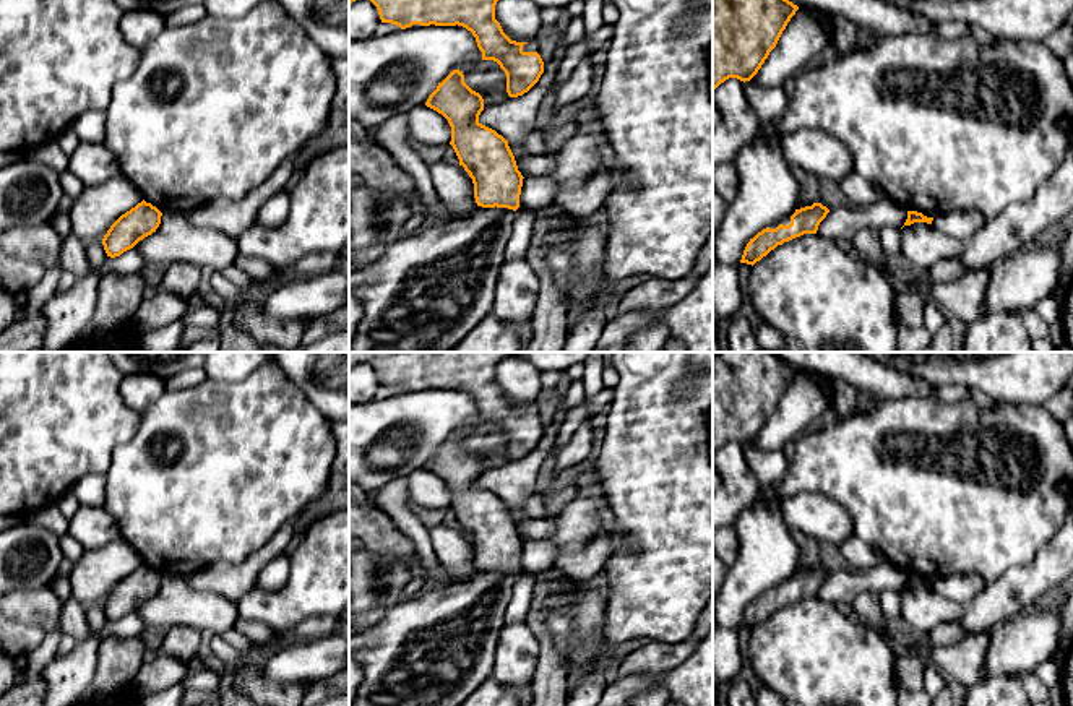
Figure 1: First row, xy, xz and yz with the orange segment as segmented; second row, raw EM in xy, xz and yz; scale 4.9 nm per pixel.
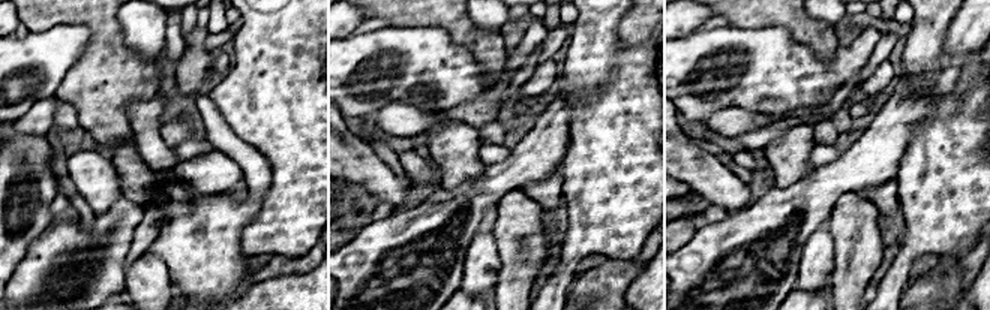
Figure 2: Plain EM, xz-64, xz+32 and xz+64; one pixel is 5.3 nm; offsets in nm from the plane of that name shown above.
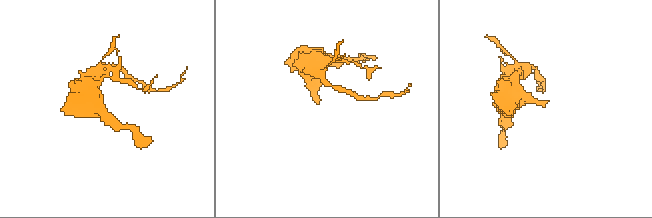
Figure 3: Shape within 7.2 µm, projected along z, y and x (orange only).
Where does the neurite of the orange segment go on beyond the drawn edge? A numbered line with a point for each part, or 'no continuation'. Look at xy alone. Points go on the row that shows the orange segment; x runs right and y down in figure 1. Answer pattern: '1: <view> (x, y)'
no continuation

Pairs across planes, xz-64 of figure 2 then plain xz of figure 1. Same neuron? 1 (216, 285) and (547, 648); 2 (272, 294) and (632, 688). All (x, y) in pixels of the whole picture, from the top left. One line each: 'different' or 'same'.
1: different
2: same

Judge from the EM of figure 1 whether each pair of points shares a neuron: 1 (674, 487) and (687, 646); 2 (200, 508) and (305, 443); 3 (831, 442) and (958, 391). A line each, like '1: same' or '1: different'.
1: different
2: same
3: different

